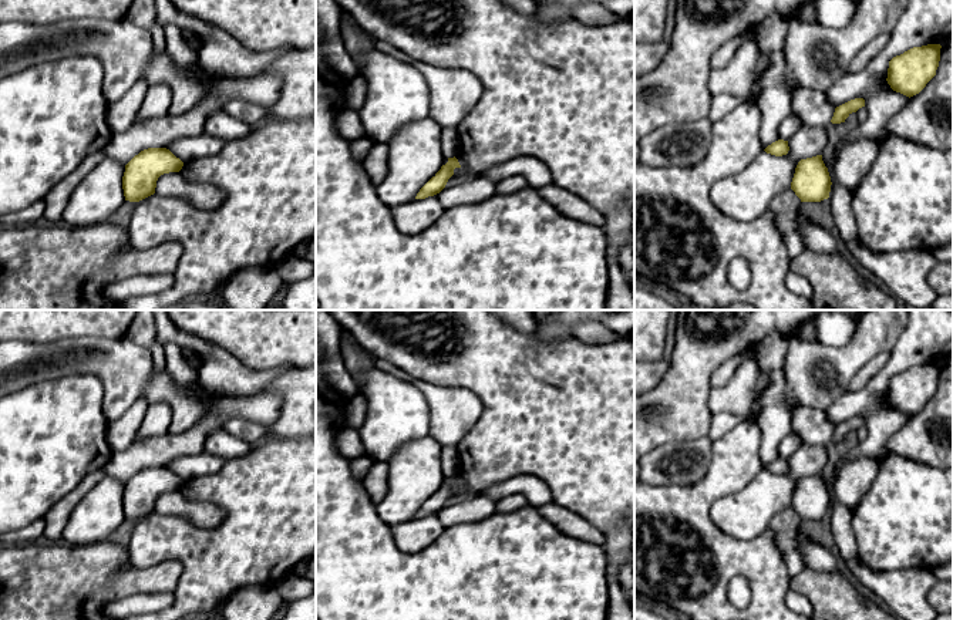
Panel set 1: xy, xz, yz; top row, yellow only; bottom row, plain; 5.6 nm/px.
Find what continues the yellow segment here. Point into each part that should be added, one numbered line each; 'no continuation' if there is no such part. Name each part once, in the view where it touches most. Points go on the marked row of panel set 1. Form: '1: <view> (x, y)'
no continuation

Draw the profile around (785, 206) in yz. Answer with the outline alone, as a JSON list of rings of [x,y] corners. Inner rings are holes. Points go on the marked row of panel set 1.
[[[792,189],[777,195],[771,201],[768,209],[774,216],[777,228],[782,233],[789,259],[797,257],[805,249],[797,226],[797,216],[799,215],[799,209],[801,199]]]

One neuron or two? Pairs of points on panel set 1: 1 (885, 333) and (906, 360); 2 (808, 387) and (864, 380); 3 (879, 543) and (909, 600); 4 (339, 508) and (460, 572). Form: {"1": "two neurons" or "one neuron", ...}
{"1": "two neurons", "2": "two neurons", "3": "two neurons", "4": "one neuron"}

